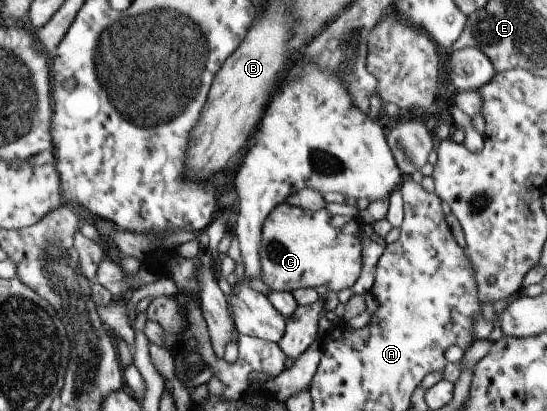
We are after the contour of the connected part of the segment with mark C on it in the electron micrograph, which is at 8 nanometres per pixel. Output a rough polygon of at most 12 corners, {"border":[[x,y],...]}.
{"border":[[281,202],[260,229],[278,292],[351,287],[358,221]]}

